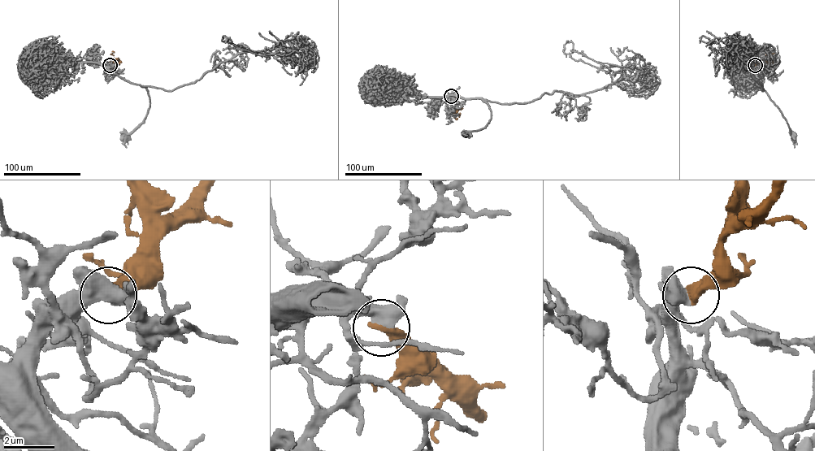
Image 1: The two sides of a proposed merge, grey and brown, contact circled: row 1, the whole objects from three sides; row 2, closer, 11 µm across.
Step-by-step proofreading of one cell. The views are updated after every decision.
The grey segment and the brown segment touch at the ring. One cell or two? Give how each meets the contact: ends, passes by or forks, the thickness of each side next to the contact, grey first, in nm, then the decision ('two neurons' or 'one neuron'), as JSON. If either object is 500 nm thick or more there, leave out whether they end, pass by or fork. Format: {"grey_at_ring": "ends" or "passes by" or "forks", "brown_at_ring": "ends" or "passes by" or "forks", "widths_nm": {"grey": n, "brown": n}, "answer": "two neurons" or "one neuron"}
{"widths_nm": {"grey": 500, "brown": 480}, "answer": "one neuron"}

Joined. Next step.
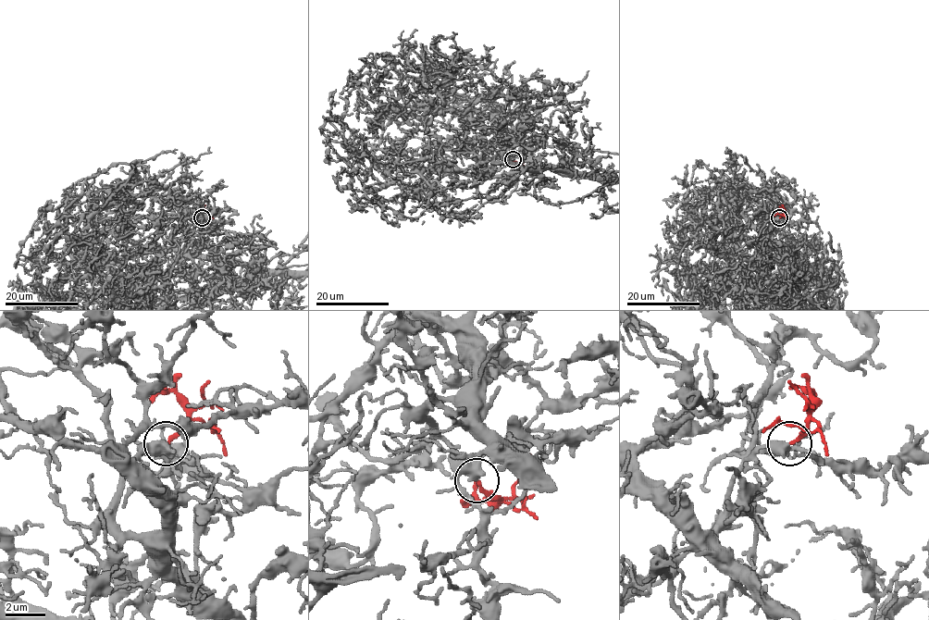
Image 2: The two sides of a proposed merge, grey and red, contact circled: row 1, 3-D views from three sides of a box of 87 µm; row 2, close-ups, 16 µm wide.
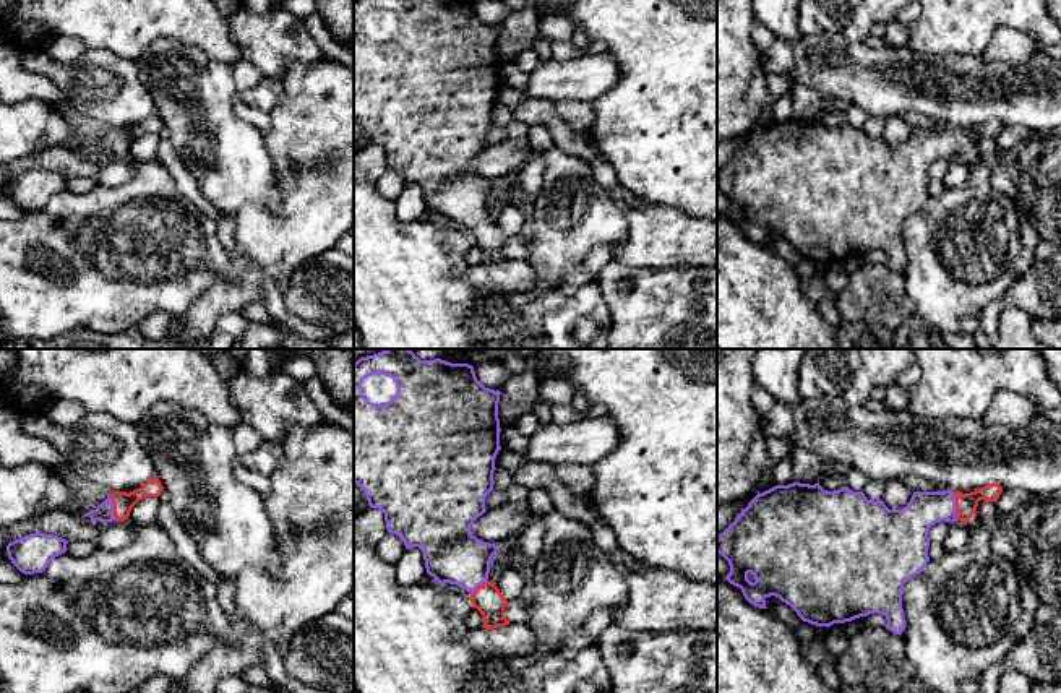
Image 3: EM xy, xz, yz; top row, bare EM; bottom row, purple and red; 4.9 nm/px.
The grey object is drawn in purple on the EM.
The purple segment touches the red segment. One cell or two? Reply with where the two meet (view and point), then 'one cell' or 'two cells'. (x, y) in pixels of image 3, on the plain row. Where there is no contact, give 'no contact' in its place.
yz (954, 143) | one cell

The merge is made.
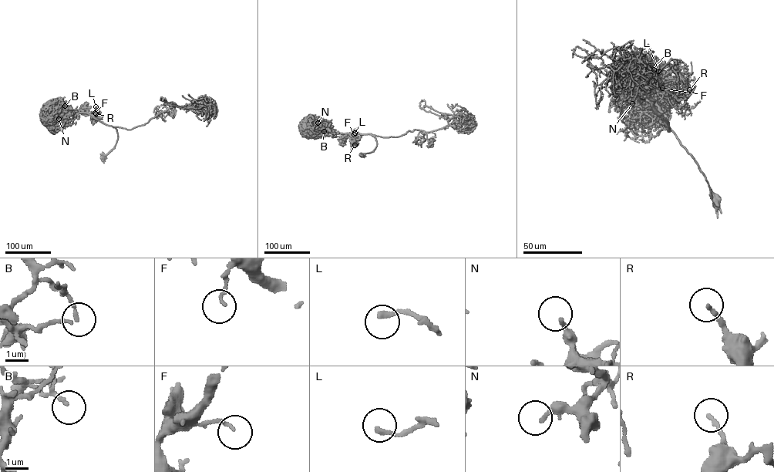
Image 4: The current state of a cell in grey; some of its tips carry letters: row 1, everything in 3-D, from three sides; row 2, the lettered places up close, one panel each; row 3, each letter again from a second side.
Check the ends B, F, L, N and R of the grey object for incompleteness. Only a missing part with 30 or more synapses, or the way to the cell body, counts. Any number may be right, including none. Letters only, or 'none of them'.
N

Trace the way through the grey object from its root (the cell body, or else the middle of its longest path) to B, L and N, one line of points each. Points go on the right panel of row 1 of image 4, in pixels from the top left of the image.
B: (715, 199), (697, 162), (661, 122), (656, 104), (658, 88), (646, 75), (654, 69)
L: (715, 199), (697, 162), (661, 122), (656, 101), (661, 85), (658, 71)
N: (715, 199), (697, 162), (661, 122), (656, 104), (658, 88), (651, 100), (632, 103)

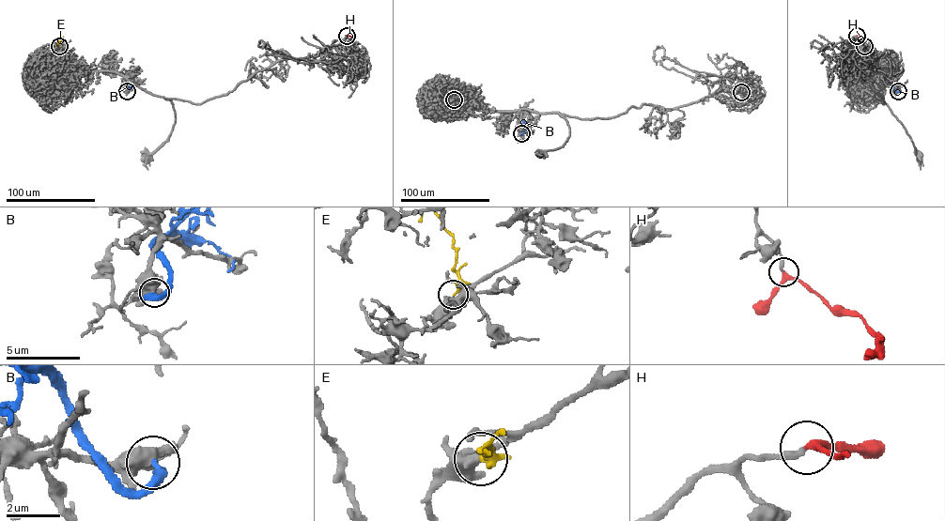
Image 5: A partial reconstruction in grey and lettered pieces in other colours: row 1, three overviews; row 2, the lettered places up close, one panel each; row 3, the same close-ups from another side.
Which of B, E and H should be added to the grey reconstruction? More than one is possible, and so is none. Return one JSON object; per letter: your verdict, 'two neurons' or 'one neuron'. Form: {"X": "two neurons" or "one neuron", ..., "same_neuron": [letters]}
{"B": "two neurons", "E": "two neurons", "H": "one neuron", "same_neuron": ["H"]}

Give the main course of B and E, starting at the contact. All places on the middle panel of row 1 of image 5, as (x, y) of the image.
B: (521, 133), (524, 122)
E: (454, 99), (452, 91), (457, 87)

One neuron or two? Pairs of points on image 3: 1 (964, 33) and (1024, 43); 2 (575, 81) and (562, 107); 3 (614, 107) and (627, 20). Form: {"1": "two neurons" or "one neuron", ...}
{"1": "two neurons", "2": "two neurons", "3": "one neuron"}

